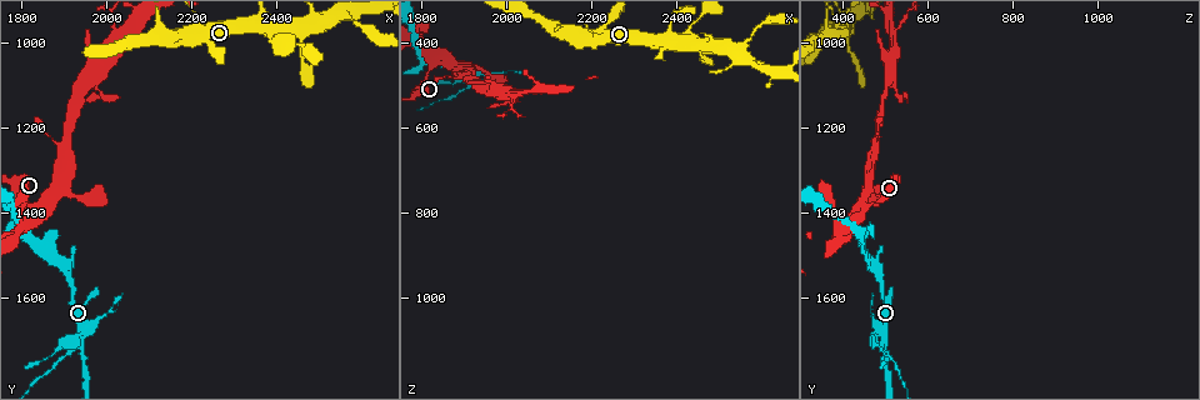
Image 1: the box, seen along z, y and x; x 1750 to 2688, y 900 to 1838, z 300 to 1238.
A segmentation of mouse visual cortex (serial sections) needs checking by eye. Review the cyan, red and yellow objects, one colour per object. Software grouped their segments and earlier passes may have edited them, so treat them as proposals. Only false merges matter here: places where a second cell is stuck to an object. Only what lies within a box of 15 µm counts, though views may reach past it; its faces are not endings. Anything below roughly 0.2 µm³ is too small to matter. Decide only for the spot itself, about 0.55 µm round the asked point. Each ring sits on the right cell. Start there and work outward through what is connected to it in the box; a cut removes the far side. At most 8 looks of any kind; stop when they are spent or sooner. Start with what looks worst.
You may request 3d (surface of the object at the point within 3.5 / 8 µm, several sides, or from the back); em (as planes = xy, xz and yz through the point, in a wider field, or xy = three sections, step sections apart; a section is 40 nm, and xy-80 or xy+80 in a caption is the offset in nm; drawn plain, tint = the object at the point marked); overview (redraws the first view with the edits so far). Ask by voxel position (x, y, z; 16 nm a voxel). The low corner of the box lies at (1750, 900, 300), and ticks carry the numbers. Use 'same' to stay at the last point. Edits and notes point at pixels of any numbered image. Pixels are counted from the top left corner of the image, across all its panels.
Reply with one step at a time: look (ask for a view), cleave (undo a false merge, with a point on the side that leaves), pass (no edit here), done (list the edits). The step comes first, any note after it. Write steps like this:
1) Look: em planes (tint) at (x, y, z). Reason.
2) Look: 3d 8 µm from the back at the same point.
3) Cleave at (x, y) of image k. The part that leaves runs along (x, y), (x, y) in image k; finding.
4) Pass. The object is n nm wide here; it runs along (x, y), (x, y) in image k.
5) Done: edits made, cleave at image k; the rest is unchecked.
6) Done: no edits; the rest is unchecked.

Look: 3d 8 µm at (1940, 1700, 505). Thick turns thin.

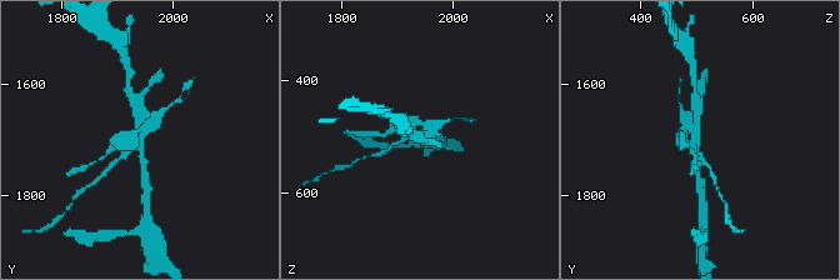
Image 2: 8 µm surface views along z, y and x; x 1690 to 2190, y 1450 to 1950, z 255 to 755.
Look: 3d 3.5 µm at (1935, 1700, 505). Zoom in.

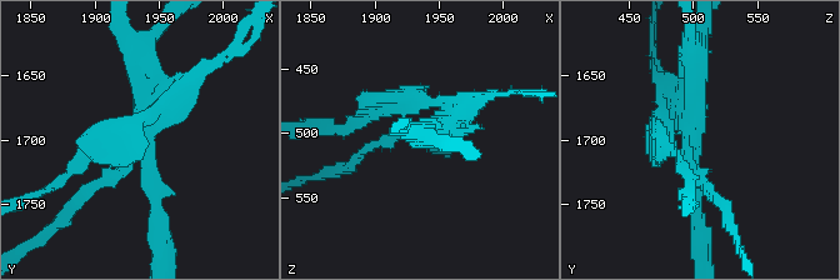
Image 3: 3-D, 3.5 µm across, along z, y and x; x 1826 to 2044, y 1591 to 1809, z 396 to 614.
Look: em xy step 2 (tint) at the same point. 3 arms meet here; the arms are 150, 150, 300 nm wide.

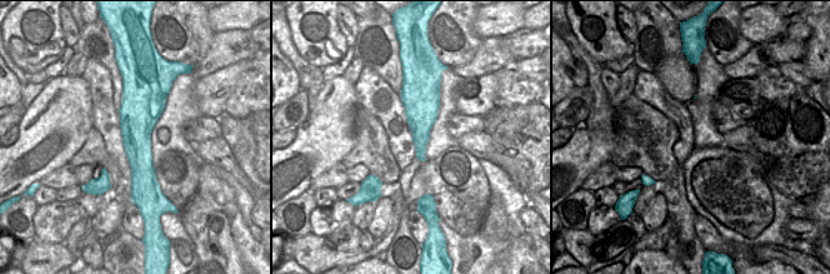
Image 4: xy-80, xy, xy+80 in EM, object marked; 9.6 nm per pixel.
Pass. The object is 260 nm wide here; it runs along (139, 54), (158, 220) in image 3; continuous, no second cell.

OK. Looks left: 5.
Look: 3d 3.5 µm from the back at (2130, 975, 370). Three arms meet.

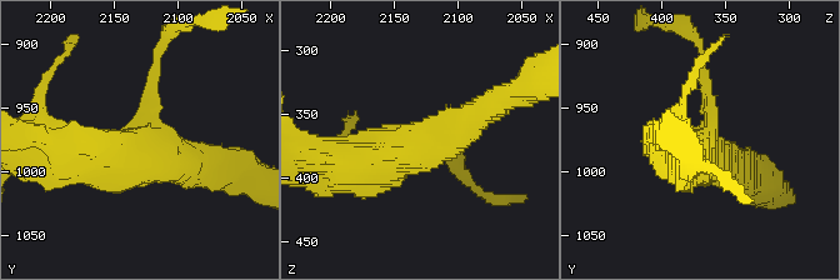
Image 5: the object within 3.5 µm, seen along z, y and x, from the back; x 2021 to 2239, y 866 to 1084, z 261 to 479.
Look: em planes (plain) at (2126, 970, 366). 3 arms meet here; the arms are 150, 400, 600 nm wide.

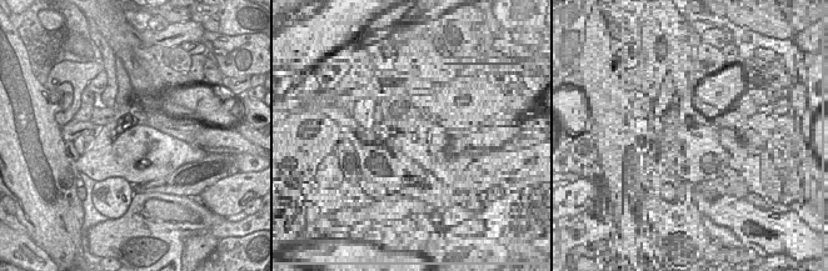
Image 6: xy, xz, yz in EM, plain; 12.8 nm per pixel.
Look: em planes (tint) at the same point.

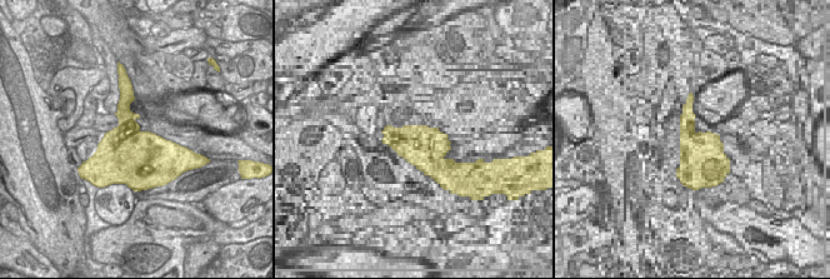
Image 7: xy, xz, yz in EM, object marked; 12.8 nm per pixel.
Pass. It runs along (348, 164), (435, 141), (501, 100) in image 5; one cell here.

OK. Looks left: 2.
Look: 3d 3.5 µm at (2385, 965, 385).

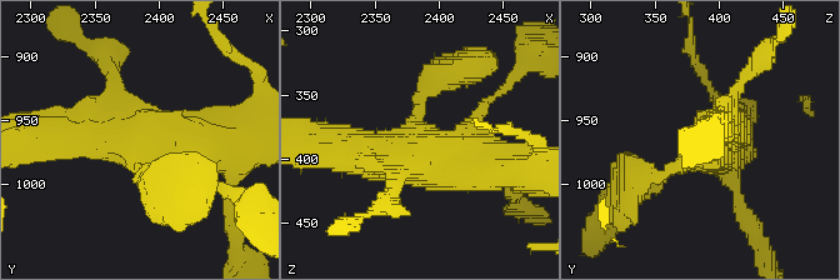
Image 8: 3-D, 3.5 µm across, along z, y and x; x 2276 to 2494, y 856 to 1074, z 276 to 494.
Look: em xy step 5 (tint) at (2382, 970, 386). 4 arms meet here; the arms are 150, 200, 450, 600 nm wide; need the tissue.

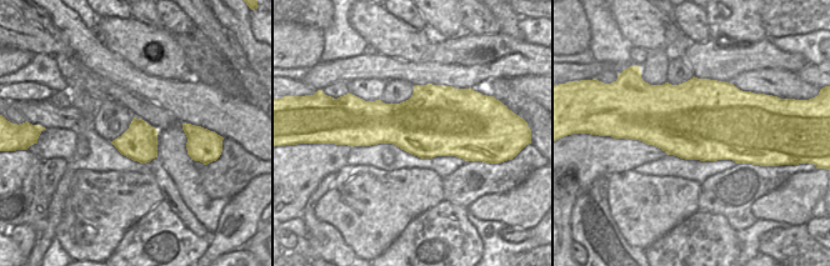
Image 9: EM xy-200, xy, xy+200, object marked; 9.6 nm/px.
Pass. The object is 700 nm wide here; it runs along (326, 150), (500, 164) in image 8; one cell here.

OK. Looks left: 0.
Done: no edits; the rest is unchecked.

